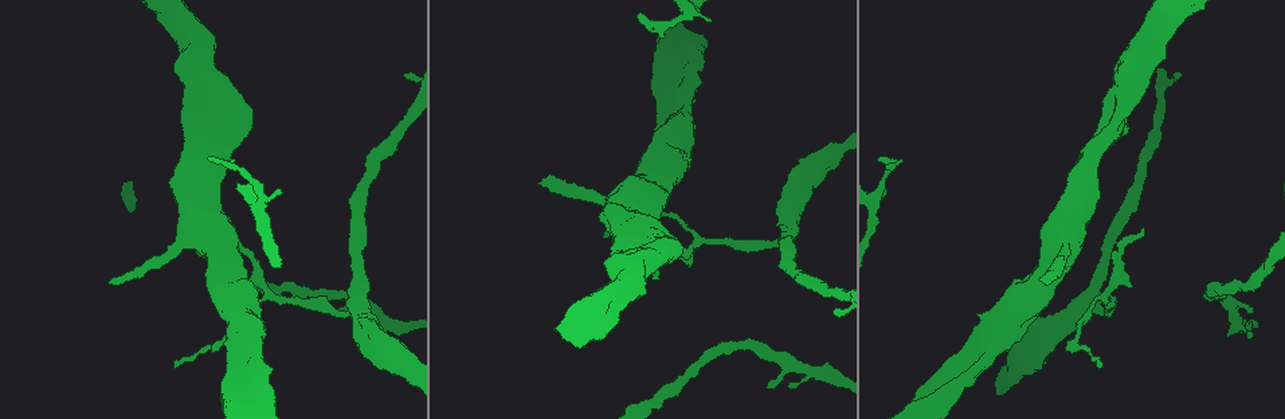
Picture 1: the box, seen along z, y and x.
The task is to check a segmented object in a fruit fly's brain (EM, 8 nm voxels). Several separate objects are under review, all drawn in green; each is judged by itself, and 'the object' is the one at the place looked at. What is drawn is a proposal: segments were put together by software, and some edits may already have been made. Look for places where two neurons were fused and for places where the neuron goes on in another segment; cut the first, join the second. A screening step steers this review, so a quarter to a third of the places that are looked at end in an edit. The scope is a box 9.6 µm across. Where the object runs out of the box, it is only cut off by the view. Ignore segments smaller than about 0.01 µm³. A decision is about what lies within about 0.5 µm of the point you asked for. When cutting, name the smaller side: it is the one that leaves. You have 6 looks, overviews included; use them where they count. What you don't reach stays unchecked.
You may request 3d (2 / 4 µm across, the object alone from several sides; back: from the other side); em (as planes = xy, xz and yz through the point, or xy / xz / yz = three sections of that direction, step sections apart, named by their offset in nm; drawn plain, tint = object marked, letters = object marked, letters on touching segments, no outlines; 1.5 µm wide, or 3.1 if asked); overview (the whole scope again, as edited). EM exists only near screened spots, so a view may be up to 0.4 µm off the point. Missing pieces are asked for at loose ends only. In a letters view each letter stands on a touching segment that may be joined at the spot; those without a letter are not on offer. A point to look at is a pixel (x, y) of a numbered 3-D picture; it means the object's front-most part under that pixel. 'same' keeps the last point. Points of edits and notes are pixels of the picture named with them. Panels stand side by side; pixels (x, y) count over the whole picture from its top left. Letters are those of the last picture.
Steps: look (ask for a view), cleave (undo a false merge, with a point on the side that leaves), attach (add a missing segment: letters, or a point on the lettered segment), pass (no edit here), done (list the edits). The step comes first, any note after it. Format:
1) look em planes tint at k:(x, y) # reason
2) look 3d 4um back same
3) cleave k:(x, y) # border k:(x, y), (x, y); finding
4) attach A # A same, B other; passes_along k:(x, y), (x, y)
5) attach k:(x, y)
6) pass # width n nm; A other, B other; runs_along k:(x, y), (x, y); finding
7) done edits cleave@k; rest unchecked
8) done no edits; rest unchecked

look em planes tint at 1:(1144, 230) # tapers out

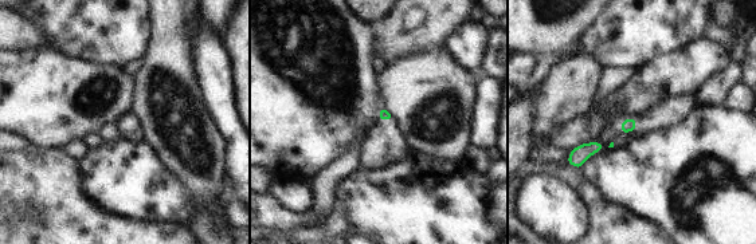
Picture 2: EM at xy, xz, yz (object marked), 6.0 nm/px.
look em planes letters same # see the neighbours

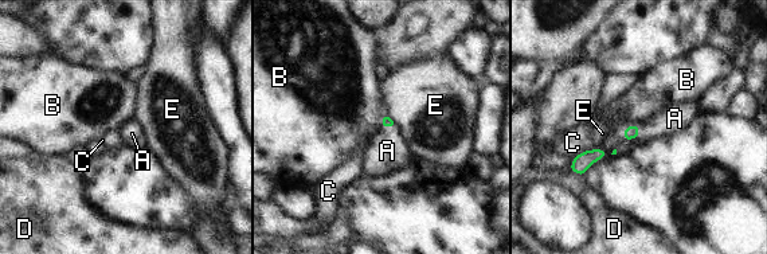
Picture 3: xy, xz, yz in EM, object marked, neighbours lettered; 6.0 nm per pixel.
attach A # A same, B other, C other, D other, E other; passes_along 3:(632, 132), (636, 137), (672, 120); the neuron continues

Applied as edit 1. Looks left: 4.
look overview

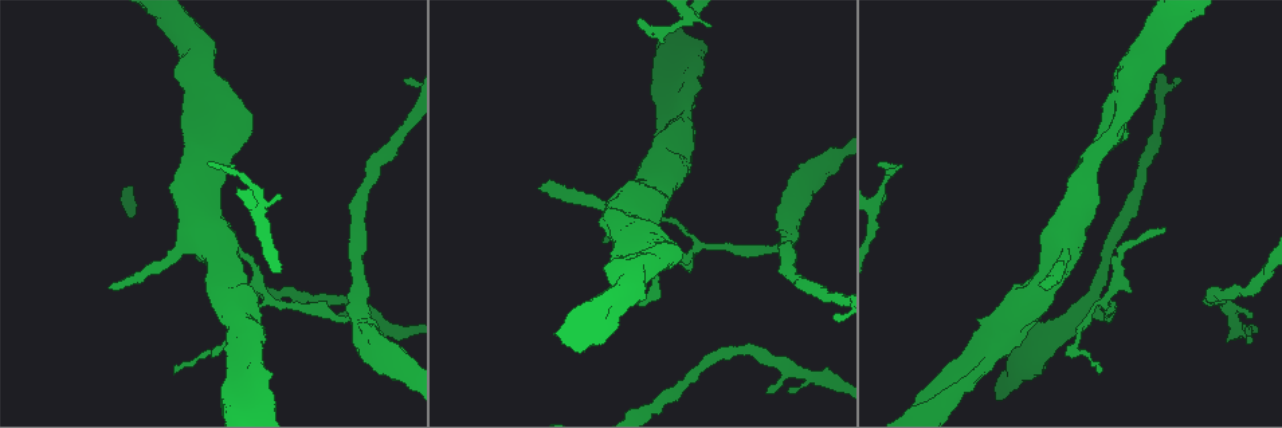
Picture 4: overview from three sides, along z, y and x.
look 3d 2um at 4:(109, 287) # branch stops here

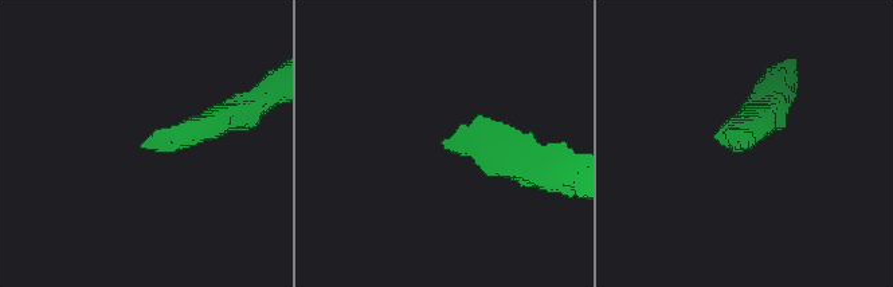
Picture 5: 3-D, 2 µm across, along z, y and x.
look em xz step 8 letters at 5:(752, 144)

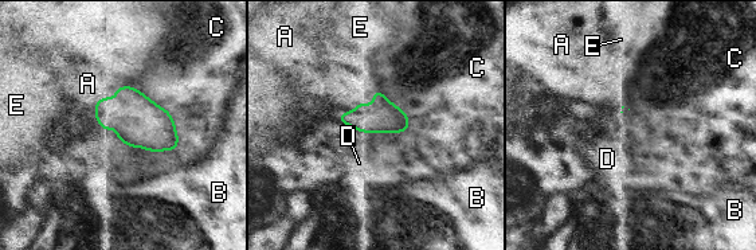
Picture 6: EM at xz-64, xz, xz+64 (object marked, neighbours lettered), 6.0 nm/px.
look em planes letters same

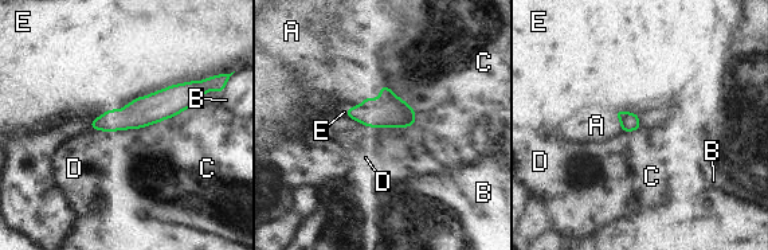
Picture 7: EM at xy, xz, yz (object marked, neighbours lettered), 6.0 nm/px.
attach A # A same, B other, C other, D other, E other; passes_along 7:(388, 110), (368, 97), (336, 71); the neuron continues

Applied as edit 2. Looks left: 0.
done edits attach@3, attach@7; rest unchecked

